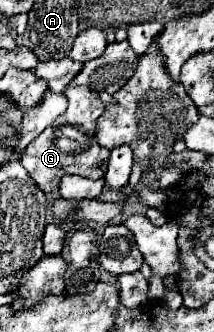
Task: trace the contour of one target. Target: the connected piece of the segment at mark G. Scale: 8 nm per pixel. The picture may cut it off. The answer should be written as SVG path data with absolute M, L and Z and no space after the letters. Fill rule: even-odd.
M83 86L67 88L63 94L67 96L67 102L69 102L67 112L59 116L45 132L41 132L39 138L25 148L25 154L21 158L21 164L25 166L25 170L45 194L55 194L65 174L77 174L83 178L99 180L107 172L109 150L99 146L99 142L95 142L95 122L103 114L105 104L101 102L95 90L83 88ZM71 136L73 136L73 142L69 140Z

